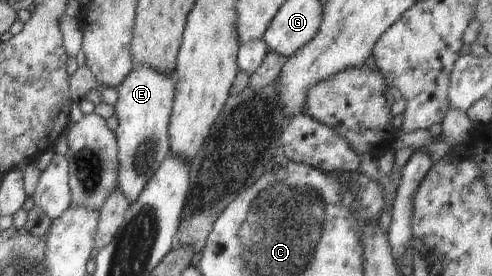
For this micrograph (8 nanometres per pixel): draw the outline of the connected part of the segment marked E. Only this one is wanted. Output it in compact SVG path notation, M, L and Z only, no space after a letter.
M140 64L132 68L116 90L118 100L113 107L118 117L118 128L113 133L116 135L119 150L117 186L128 198L129 204L132 204L170 152L168 129L176 78L172 77L172 73L156 72L156 68L150 68L148 64Z

